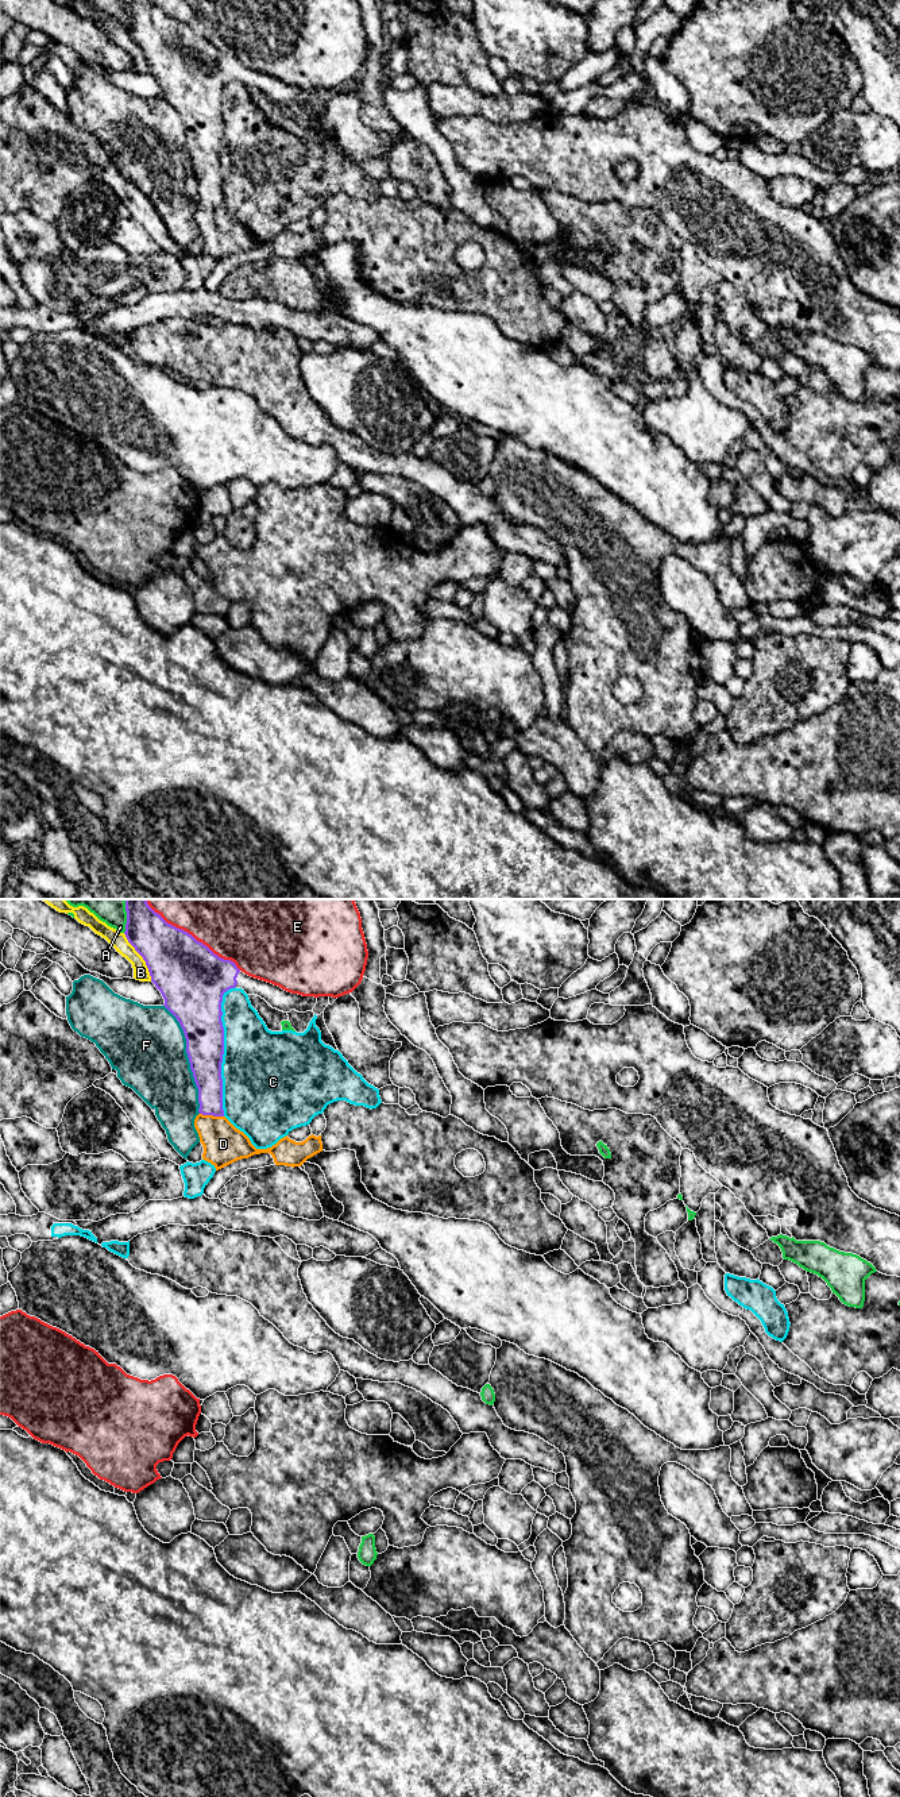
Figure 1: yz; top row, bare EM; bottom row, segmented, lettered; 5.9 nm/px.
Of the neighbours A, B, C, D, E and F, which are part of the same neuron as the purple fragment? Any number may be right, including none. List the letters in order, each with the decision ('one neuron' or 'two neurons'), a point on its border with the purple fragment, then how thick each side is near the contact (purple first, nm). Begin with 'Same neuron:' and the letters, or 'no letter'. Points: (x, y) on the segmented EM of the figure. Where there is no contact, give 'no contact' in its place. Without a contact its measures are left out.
Same neuron: D
A: two neurons; contact yz (127, 916); calibres 260 and 220 nm
B: two neurons; contact yz (142, 956); calibres 380 and 100 nm
C: two neurons; contact yz (223, 1049); calibres 260 and 460 nm
D: one neuron; contact yz (212, 1114); calibres 170 and 240 nm
E: two neurons; contact yz (190, 934); calibres 400 and 500 nm
F: two neurons; contact yz (189, 1059); calibres 260 and 440 nm

